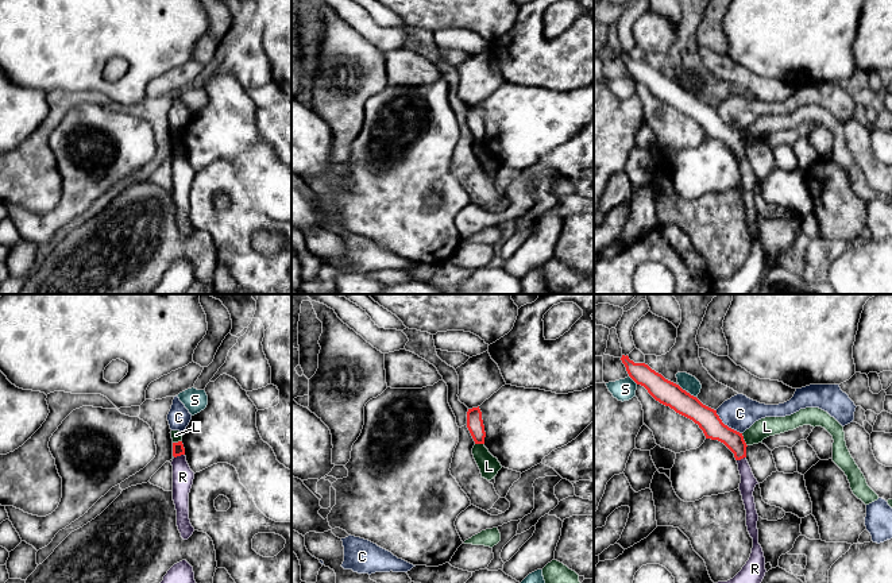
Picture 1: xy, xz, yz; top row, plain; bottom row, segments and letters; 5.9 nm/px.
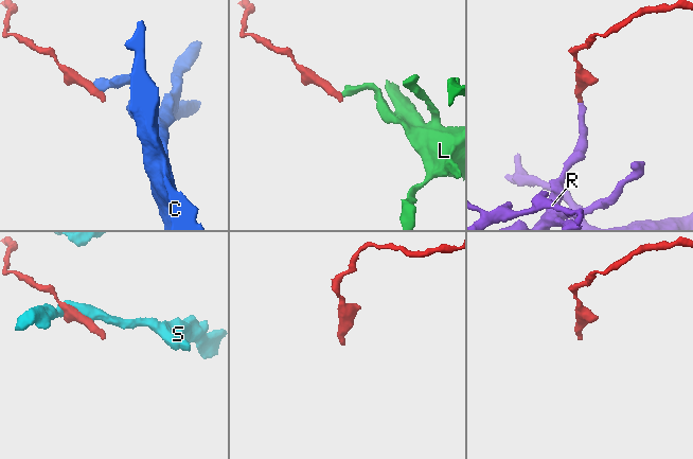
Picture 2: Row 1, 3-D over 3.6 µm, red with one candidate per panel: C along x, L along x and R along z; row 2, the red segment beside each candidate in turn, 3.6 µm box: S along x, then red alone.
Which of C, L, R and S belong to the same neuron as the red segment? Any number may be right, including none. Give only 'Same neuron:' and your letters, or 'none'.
Same neuron: R

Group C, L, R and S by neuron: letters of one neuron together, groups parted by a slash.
C / L / R / S

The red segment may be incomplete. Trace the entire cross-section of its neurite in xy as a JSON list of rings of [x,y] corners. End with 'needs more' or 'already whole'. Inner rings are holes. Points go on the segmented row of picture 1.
[[[182,441],[173,443],[173,501],[177,510],[177,526],[184,540],[188,540],[194,528],[189,520],[189,493],[194,472],[190,470]]]; needs more

